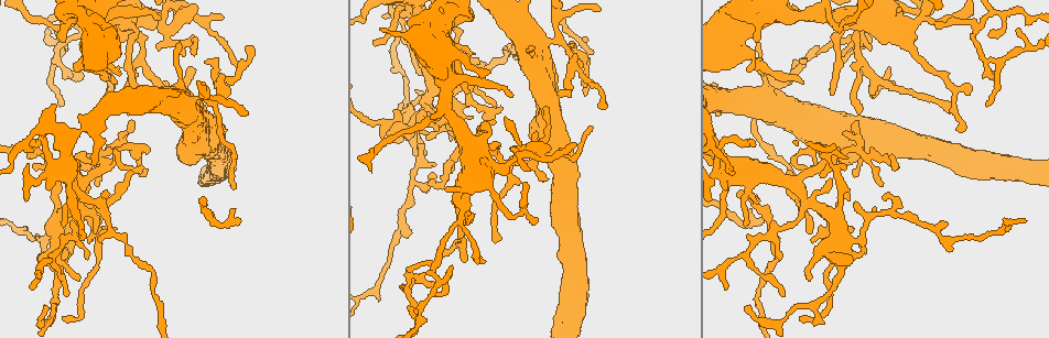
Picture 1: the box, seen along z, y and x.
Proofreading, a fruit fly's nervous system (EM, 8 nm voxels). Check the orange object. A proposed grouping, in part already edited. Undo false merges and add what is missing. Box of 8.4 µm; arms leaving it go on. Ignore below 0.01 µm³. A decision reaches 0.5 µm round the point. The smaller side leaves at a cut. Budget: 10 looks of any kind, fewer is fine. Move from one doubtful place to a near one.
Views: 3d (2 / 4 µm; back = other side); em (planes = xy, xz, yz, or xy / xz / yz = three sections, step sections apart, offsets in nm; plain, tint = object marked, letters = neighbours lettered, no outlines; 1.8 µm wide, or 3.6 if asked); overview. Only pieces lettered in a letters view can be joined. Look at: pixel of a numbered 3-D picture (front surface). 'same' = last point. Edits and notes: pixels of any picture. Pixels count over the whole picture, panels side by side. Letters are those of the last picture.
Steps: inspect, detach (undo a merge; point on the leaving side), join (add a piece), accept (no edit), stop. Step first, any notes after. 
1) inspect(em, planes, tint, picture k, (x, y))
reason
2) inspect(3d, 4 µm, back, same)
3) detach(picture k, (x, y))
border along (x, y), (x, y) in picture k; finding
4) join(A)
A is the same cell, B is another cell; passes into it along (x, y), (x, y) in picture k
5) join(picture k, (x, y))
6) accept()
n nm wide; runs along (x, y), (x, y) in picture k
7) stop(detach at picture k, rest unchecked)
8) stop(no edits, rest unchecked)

inspect(em, planes, tint, picture 1, (104, 167))
looks like a crossing

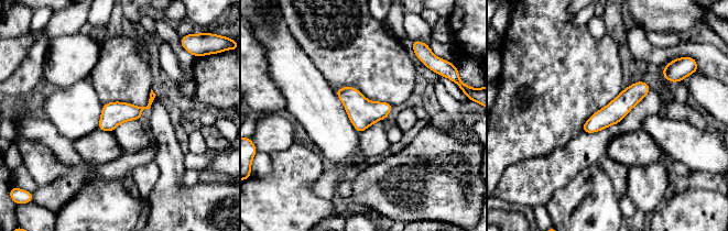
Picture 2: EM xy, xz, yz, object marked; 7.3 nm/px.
inspect(em, planes, letters, same)
what lies round it

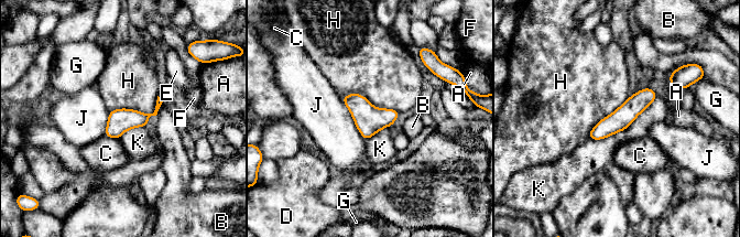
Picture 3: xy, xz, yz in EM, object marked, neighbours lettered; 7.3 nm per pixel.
accept()
A, B, C, D, E, F, G, H, J and K are other cells; border along (656, 96), (627, 128), (588, 139) in picture 3; one neuron here

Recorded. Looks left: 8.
inspect(em, 3.6 µm, planes, tint, picture 1, (541, 41))
thin arm on a thick one

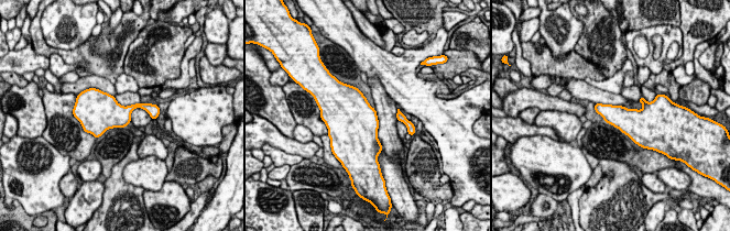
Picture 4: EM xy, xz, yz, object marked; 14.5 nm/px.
inspect(em, 3.6 µm, planes, letters, same)
see the neighbours

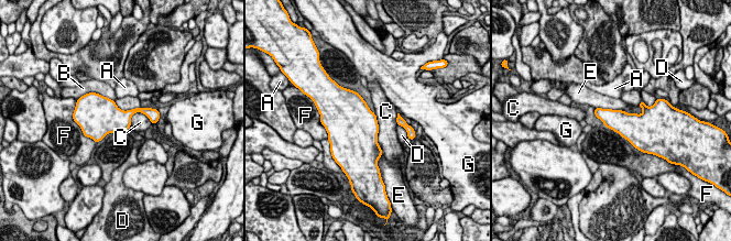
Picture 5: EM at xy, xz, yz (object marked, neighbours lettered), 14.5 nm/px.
accept()
340 nm wide; A, B, C, D, E, F and G are other cells; border along (373, 112), (382, 152) in picture 5; all the same neuron

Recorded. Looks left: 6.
inspect(3d, 4 µm, picture 1, (513, 159))
abrupt turn

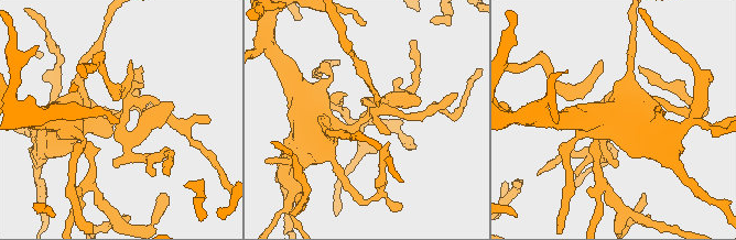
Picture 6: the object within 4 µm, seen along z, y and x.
inspect(em, 3.6 µm, planes, tint, picture 6, (369, 116))
shape alone is not enough

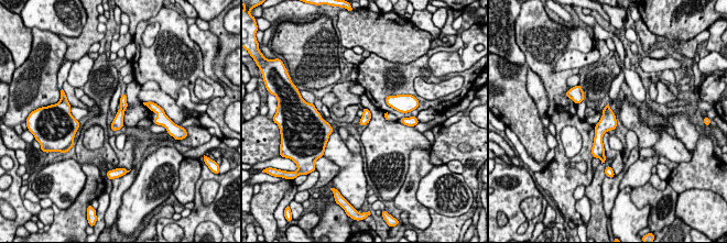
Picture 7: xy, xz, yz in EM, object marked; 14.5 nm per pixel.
inspect(em, 3.6 µm, planes, letters, same)

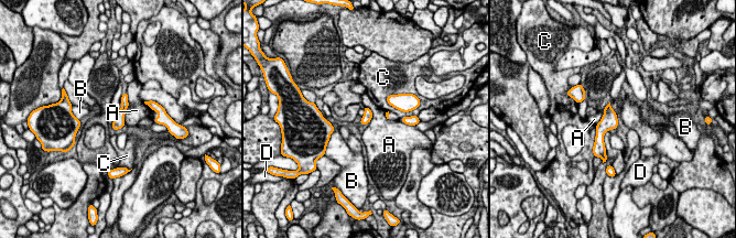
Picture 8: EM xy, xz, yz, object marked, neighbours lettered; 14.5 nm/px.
accept()
140 nm wide; A, B, C and D are other cells; border along (127, 93), (129, 106), (125, 123) in picture 8; all the same neuron

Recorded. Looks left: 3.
inspect(em, planes, letters, picture 1, (919, 20))
thick turns thin

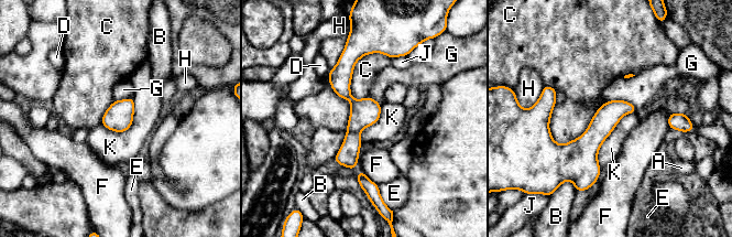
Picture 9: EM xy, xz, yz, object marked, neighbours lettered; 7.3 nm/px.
accept()
180 nm wide; A, B, C, D, E, F, G, H, J and K are other cells; runs along (359, 50), (343, 68), (356, 104), (351, 165) in picture 9; continuous, no second neuron

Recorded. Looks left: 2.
stop(no edits, rest unchecked)

